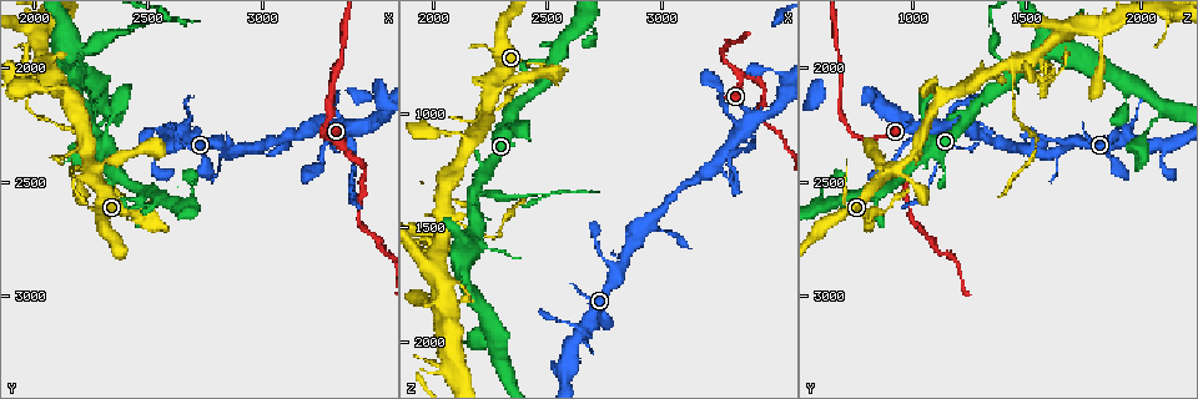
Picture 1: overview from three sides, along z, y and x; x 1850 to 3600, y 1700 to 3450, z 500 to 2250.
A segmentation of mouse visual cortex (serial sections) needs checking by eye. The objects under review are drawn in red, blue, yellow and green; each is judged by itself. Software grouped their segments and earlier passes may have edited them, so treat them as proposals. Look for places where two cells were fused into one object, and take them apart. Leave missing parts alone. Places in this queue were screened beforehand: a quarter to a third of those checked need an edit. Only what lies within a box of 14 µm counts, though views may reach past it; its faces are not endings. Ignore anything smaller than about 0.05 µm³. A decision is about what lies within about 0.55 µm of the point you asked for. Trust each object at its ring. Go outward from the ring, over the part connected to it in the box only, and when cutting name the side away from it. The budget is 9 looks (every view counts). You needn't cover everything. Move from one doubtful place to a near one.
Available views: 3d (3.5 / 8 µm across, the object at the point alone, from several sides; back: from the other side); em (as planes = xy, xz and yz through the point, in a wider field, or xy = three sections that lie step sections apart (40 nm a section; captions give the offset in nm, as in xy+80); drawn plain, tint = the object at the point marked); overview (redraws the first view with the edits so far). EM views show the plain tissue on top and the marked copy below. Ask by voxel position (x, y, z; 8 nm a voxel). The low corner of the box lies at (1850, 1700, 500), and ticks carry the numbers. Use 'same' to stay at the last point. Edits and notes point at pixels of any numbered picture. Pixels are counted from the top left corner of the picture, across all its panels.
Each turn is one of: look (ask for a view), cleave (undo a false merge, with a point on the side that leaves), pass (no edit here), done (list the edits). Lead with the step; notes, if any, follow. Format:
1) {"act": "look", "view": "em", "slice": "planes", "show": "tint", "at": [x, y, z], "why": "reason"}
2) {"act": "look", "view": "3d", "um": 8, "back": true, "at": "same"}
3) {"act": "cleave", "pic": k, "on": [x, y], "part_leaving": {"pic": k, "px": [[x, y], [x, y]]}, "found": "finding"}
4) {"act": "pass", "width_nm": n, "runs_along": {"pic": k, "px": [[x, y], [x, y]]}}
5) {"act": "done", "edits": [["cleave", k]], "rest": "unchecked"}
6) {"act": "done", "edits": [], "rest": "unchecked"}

{"act": "look", "view": "3d", "um": 3.5, "back": true, "at": [2180, 2040, 1440], "why": "a fork"}

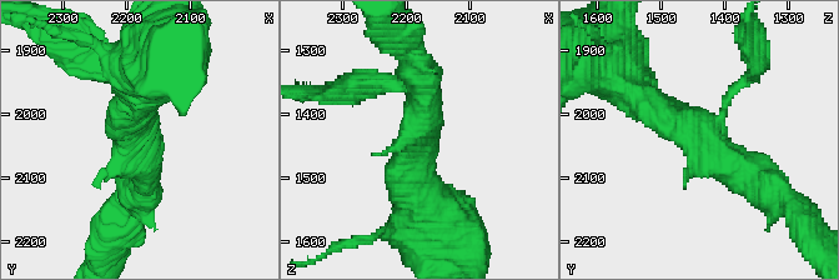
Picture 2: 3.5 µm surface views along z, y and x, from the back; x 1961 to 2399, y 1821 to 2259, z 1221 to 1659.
{"act": "look", "view": "em", "slice": "xy", "step": 1, "show": "tint", "at": [2180, 2040, 1435]}

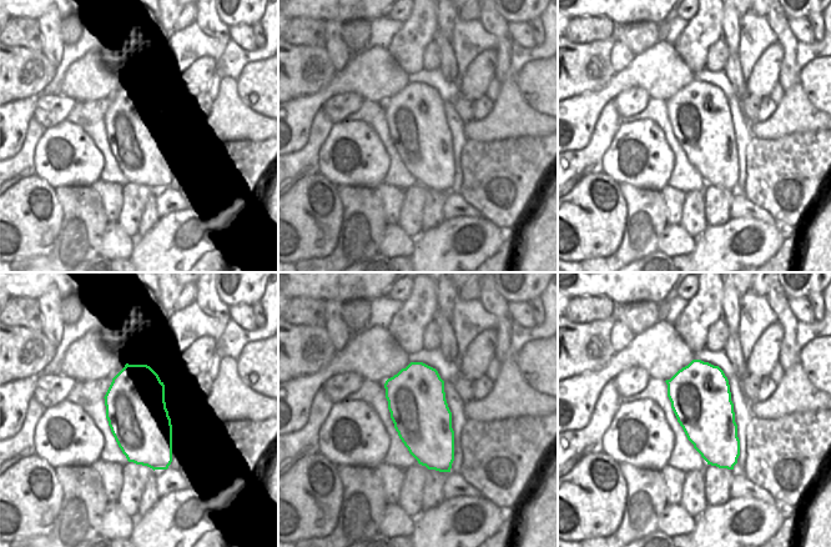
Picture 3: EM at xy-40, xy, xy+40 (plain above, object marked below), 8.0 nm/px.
{"act": "cleave", "pic": 2, "on": [400, 88], "width_nm": 460, "part_leaving": {"pic": 2, "px": [[723, 111], [758, 63], [752, 43]]}, "found": "a second cell is stuck on"}

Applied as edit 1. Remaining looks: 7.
{"act": "look", "view": "3d", "um": 3.5, "back": true, "at": [2460, 2620, 790], "why": "thin neck"}

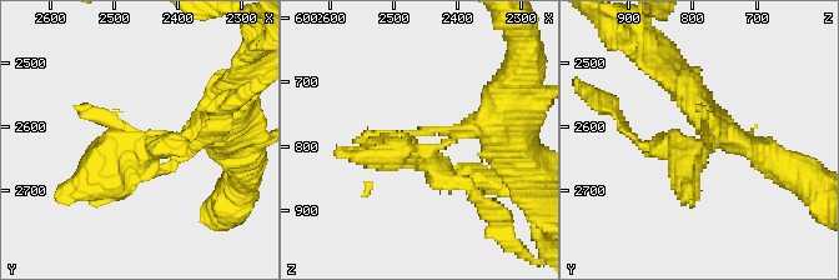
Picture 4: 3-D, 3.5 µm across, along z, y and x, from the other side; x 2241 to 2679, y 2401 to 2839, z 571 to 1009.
{"act": "look", "view": "em", "slice": "xy", "step": 3, "show": "tint", "at": [2475, 2625, 795], "why": "need the tissue"}

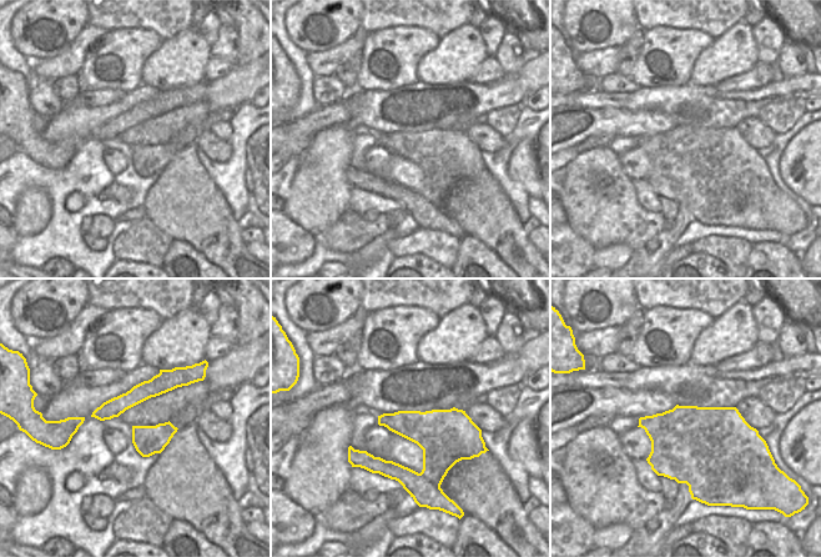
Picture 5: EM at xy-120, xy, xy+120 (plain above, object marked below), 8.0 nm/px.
{"act": "cleave", "pic": 4, "on": [696, 183], "part_leaving": {"pic": 4, "px": [[701, 140], [681, 168], [688, 201]]}, "found": "two cells meet here"}

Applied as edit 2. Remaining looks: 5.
{"act": "look", "view": "em", "slice": "xy", "step": 2, "show": "tint", "at": [3350, 2350, 830], "why": "three arms meet"}

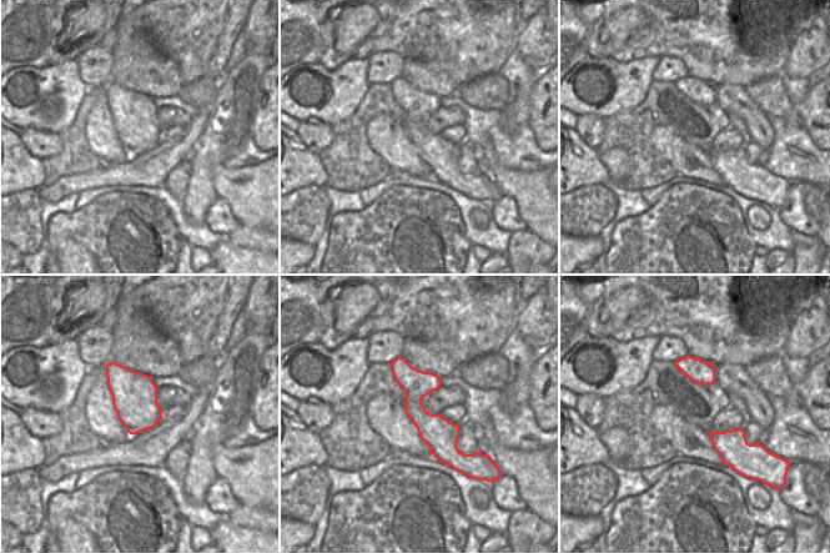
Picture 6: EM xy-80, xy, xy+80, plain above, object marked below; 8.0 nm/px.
{"act": "look", "view": "3d", "um": 3.5, "at": "same", "why": "wider look"}

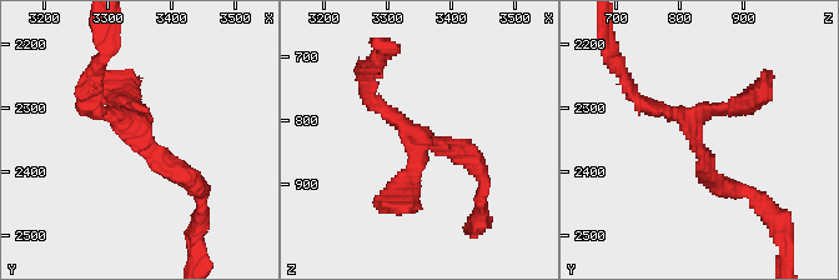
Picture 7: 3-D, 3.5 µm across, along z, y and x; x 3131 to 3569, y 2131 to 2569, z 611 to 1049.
{"act": "pass", "arm_widths_nm": [200, 250, 250], "runs_along": {"pic": 6, "px": [[400, 360], [414, 410], [458, 467]]}, "found": "continuous, no second cell"}

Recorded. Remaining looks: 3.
{"act": "look", "view": "3d", "um": 3.5, "back": true, "at": [3350, 2280, 1110]}

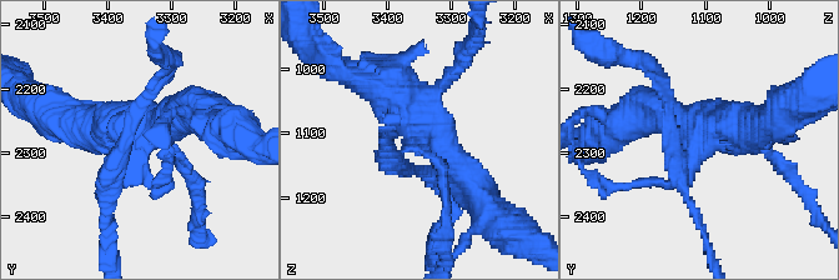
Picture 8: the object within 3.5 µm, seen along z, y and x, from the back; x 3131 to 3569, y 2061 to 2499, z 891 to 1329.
{"act": "look", "view": "em", "slice": "xy", "step": 1, "show": "tint", "at": [3360, 2295, 1115], "why": "now the EM"}

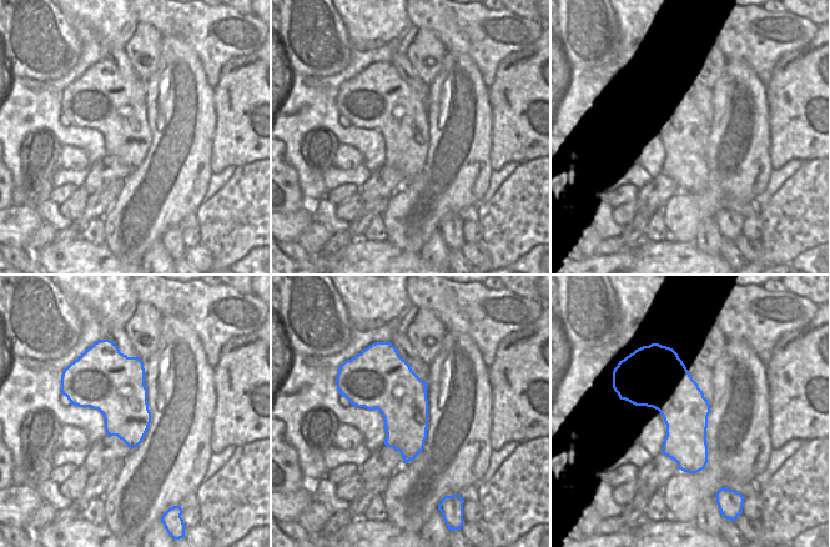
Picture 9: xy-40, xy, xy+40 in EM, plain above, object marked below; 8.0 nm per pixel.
{"act": "look", "view": "em", "slice": "planes", "show": "tint", "at": "same"}

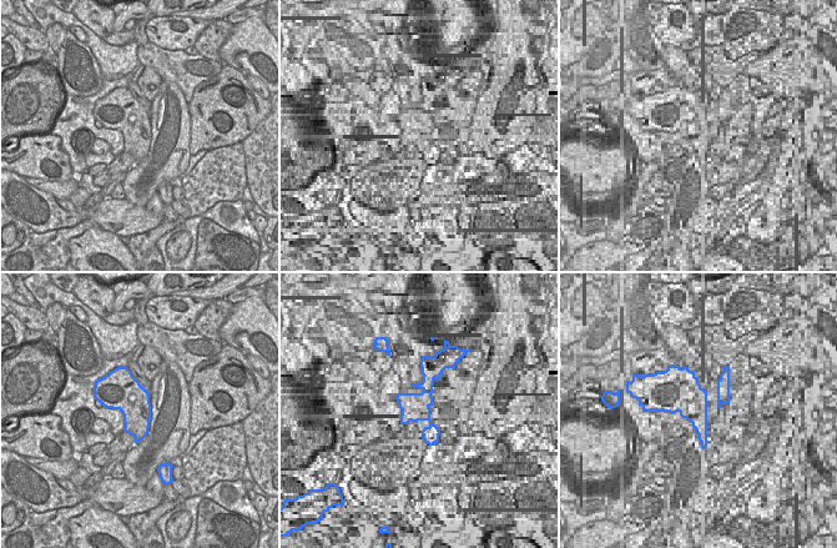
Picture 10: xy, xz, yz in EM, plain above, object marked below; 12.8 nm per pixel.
{"act": "cleave", "pic": 8, "on": [109, 225], "width_nm": 440, "part_leaving": {"pic": 8, "px": [[684, 150], [643, 63]]}, "found": "two cells meet here"}

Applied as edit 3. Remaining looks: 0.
{"act": "done", "edits": [["cleave", 2], ["cleave", 4], ["cleave", 8]], "rest": "unchecked"}

